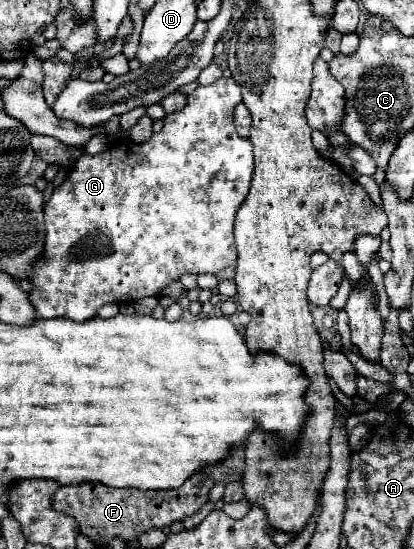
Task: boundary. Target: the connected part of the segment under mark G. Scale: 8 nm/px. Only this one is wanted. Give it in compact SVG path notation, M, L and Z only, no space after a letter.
M219 78L213 84L199 86L187 96L187 106L179 112L167 114L165 126L159 134L153 134L145 144L133 144L129 140L123 140L115 144L113 148L91 156L83 154L71 168L71 174L67 180L53 190L47 206L45 206L45 228L47 228L47 242L45 242L45 260L35 264L35 274L33 274L33 284L35 290L29 294L31 302L35 302L35 310L39 318L69 318L75 322L83 322L89 318L97 316L97 310L109 302L115 304L129 304L137 302L145 296L157 296L163 286L167 286L173 280L179 280L183 274L217 274L219 270L227 266L235 266L237 250L233 242L233 220L243 204L249 184L251 184L251 174L253 174L253 146L249 140L241 138L233 126L233 110L241 102L241 88L233 78Z

